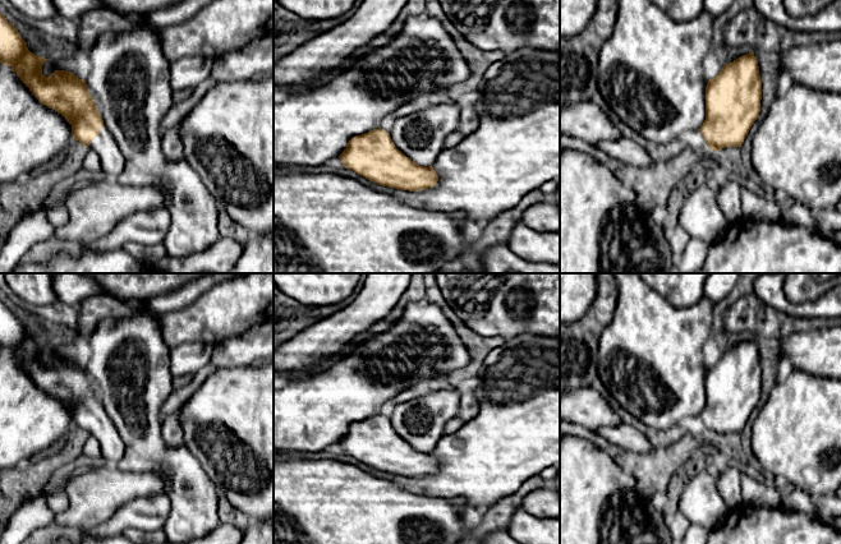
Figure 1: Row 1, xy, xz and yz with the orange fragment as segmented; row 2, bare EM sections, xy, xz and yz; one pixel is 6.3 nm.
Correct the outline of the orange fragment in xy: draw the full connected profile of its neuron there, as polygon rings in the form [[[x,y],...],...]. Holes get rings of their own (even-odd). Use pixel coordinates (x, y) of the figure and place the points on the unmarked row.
[[[0,299],[0,349],[10,351],[32,381],[45,392],[61,400],[72,411],[73,425],[79,427],[86,435],[93,435],[101,446],[101,461],[118,465],[125,453],[125,444],[114,421],[105,412],[97,392],[88,378],[86,366],[79,365],[68,356],[55,356],[50,363],[42,360],[42,351],[49,346],[35,341],[27,333],[20,319]]]

